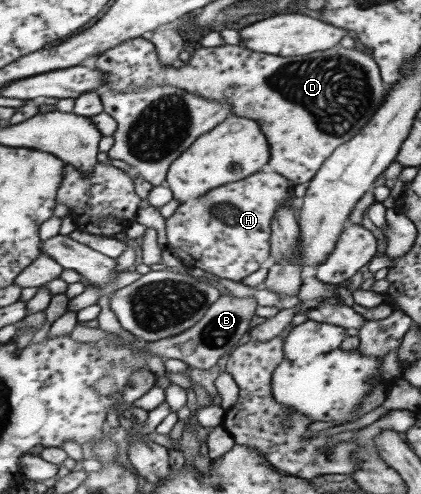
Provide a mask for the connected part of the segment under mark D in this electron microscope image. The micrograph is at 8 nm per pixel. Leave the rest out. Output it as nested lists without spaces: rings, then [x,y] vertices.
[[[141,36],[104,50],[96,56],[91,65],[103,73],[104,86],[100,91],[129,92],[140,86],[168,84],[209,100],[218,100],[218,102],[226,100],[230,104],[230,113],[254,120],[267,139],[269,156],[265,169],[280,174],[292,184],[309,182],[325,158],[337,146],[347,143],[367,124],[367,120],[375,114],[386,95],[378,66],[372,56],[354,48],[348,49],[339,45],[298,57],[253,52],[240,44],[200,46],[181,66],[174,68],[171,65],[162,65],[155,46],[148,41],[148,37]]]

